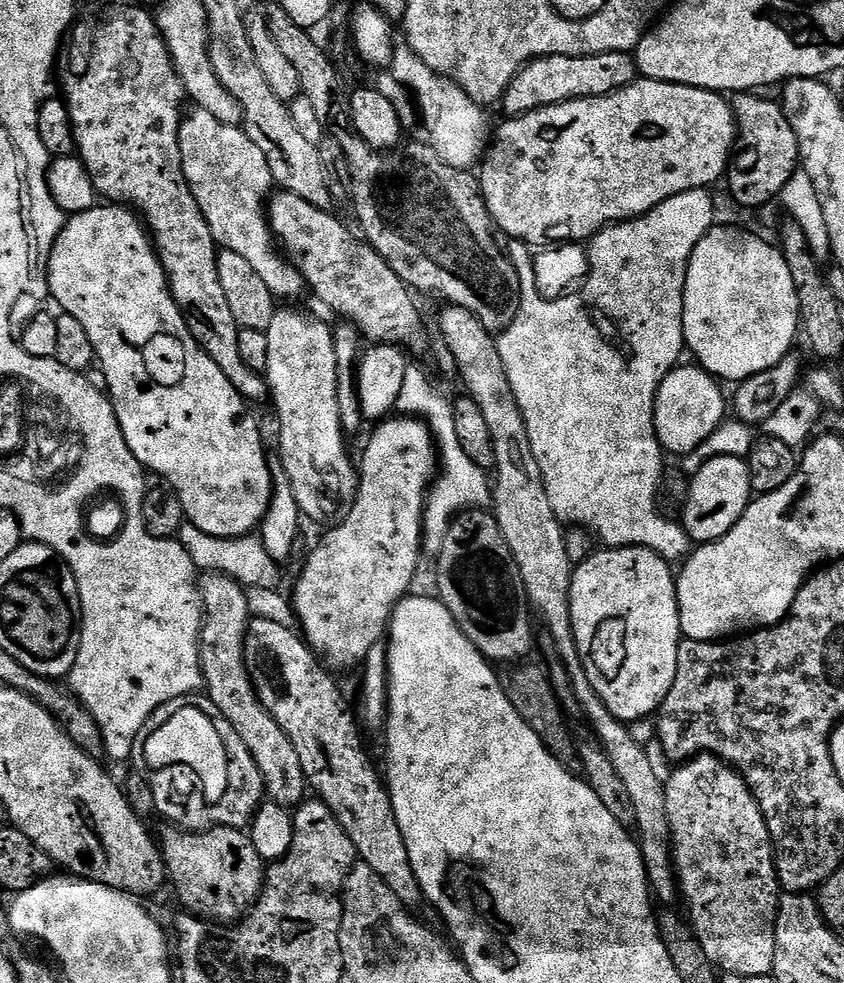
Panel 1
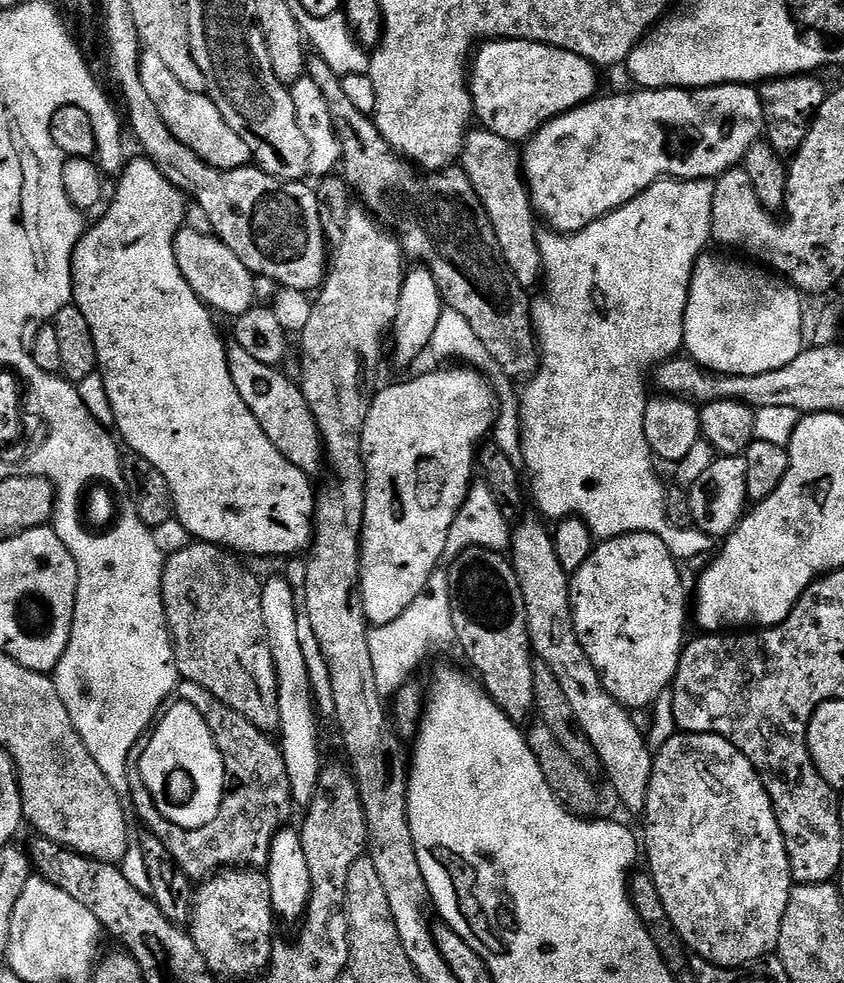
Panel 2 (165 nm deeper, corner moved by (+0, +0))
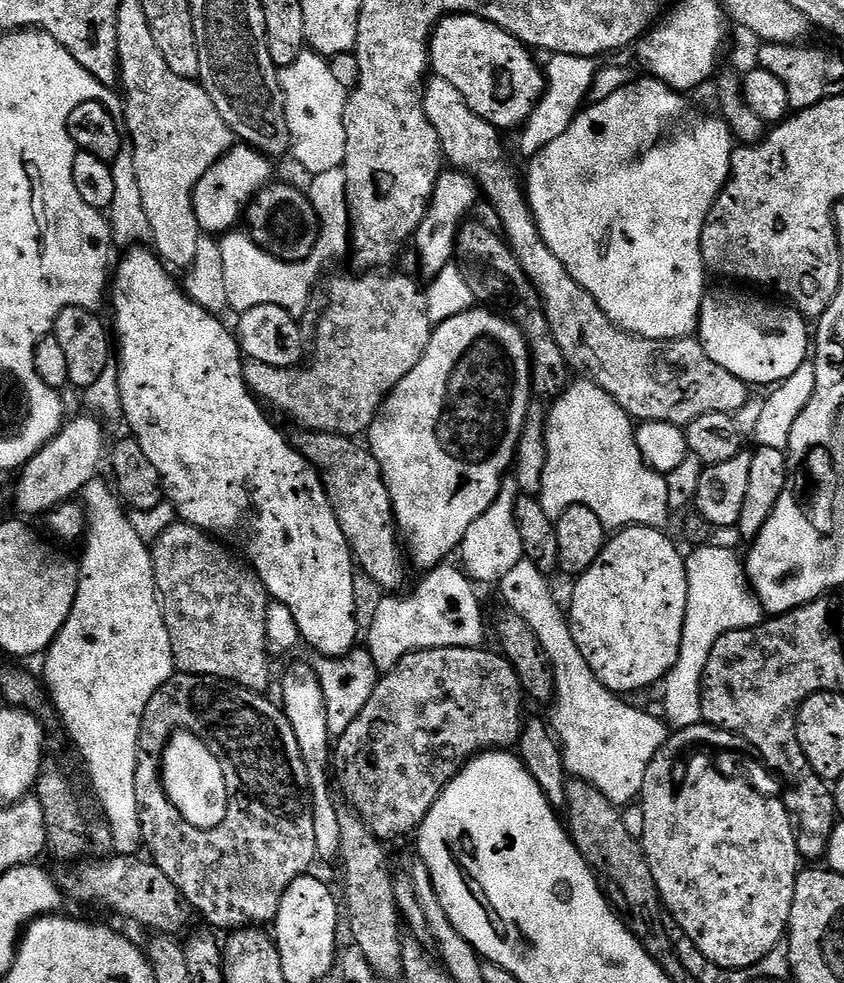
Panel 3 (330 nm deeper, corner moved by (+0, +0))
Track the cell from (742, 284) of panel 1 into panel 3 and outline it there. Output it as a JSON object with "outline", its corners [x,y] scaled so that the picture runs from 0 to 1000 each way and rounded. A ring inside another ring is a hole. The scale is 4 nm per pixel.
{"outline":[[[840,296],[829,312],[828,348],[845,368],[851,368],[855,376],[865,376],[870,385],[882,388],[883,391],[925,392],[950,372],[953,366],[959,365],[960,330],[942,313],[924,309],[914,309],[912,306],[904,305],[900,301],[890,301],[886,297]]]}

